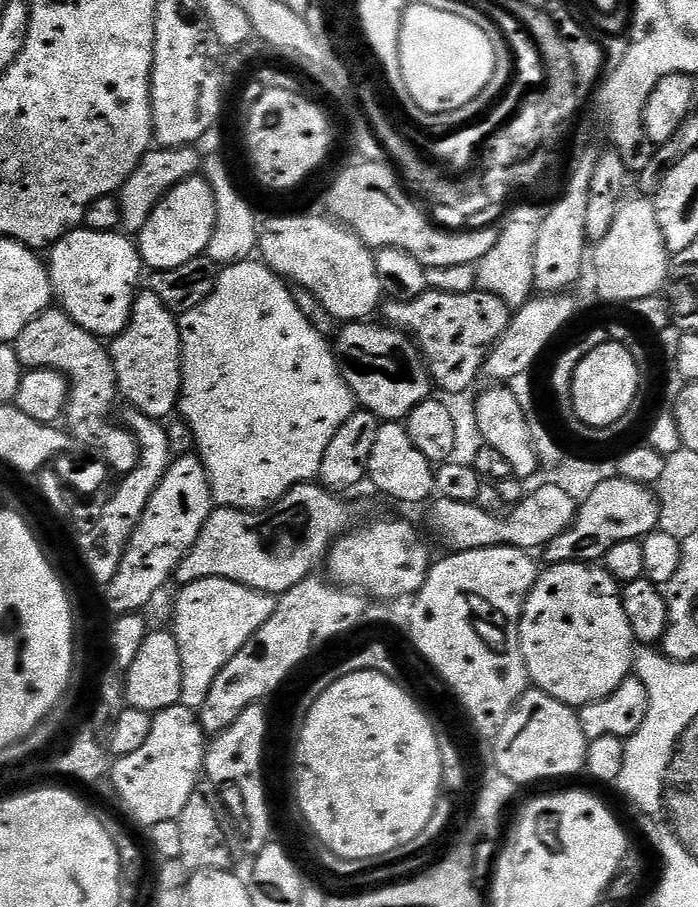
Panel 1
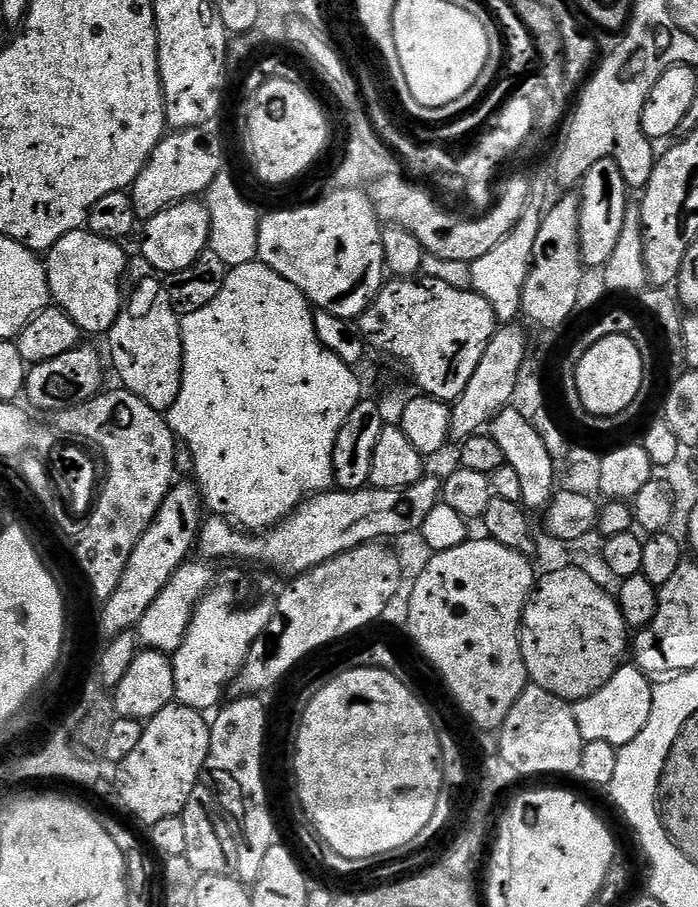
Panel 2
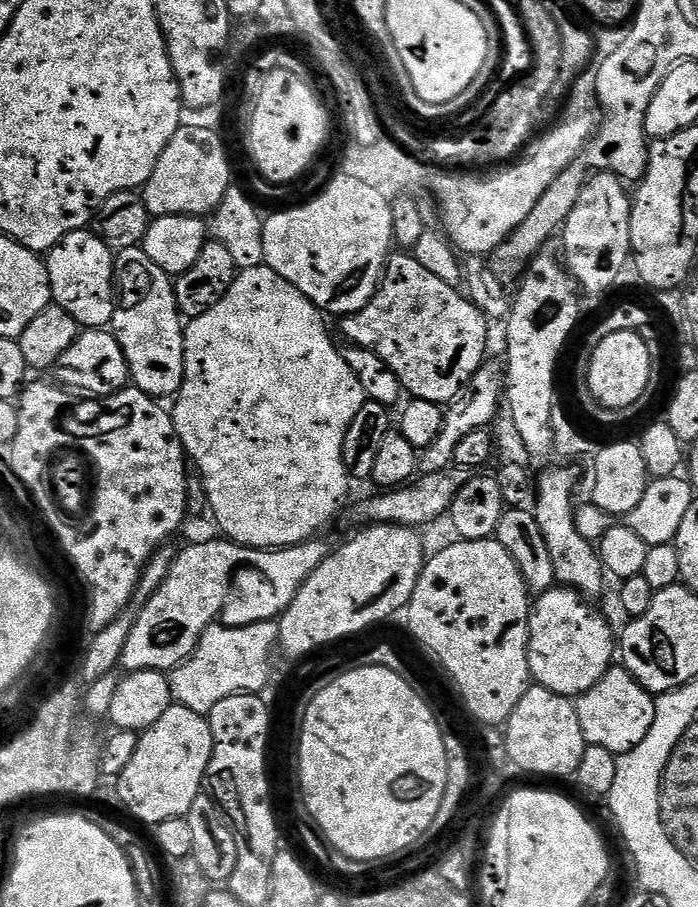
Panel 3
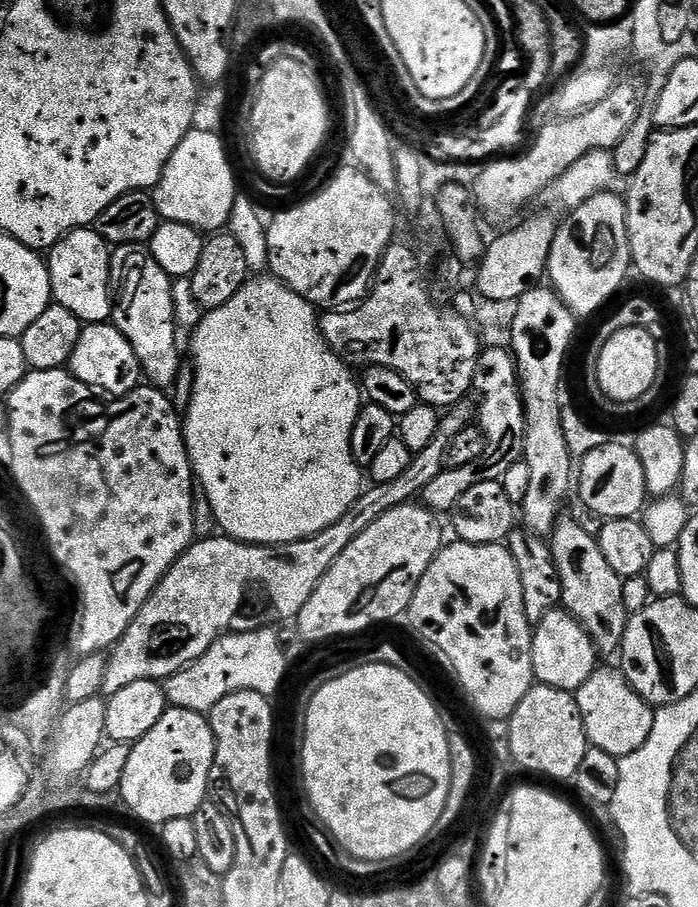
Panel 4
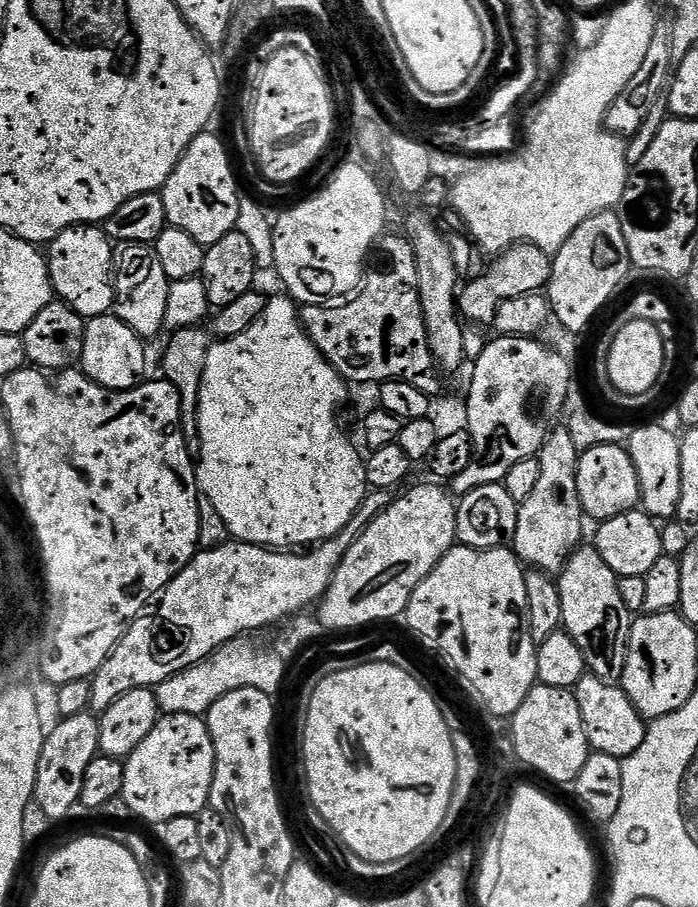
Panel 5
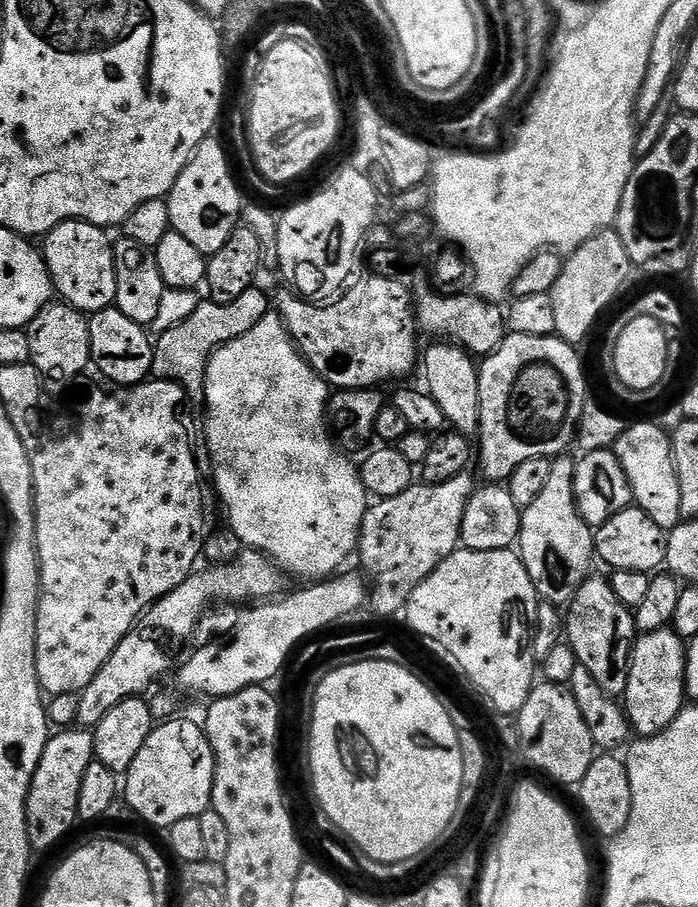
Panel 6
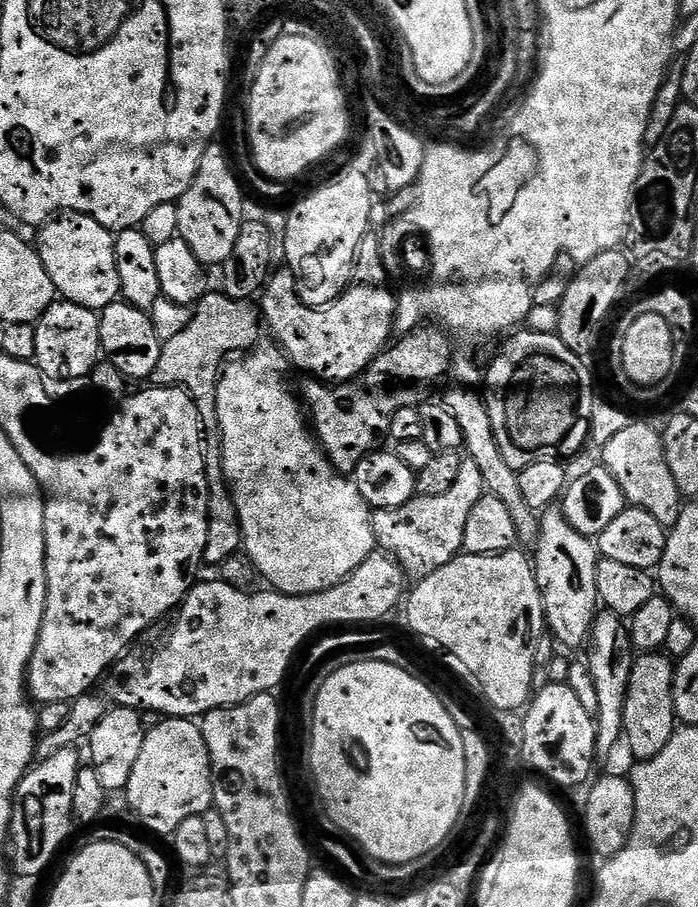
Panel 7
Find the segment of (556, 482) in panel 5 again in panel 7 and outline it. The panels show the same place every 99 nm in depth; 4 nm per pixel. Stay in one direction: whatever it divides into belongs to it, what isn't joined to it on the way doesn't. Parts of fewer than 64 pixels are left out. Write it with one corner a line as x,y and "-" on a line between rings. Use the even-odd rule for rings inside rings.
553,506
540,516
540,538
534,545
534,551
536,551
536,556
534,555
536,581
544,603
544,622
547,631
557,645
565,644
568,648
583,649
592,634
592,623
601,607
596,581
596,567
601,559
597,545
589,537
578,534
578,530
574,530
574,526
566,522
563,511

